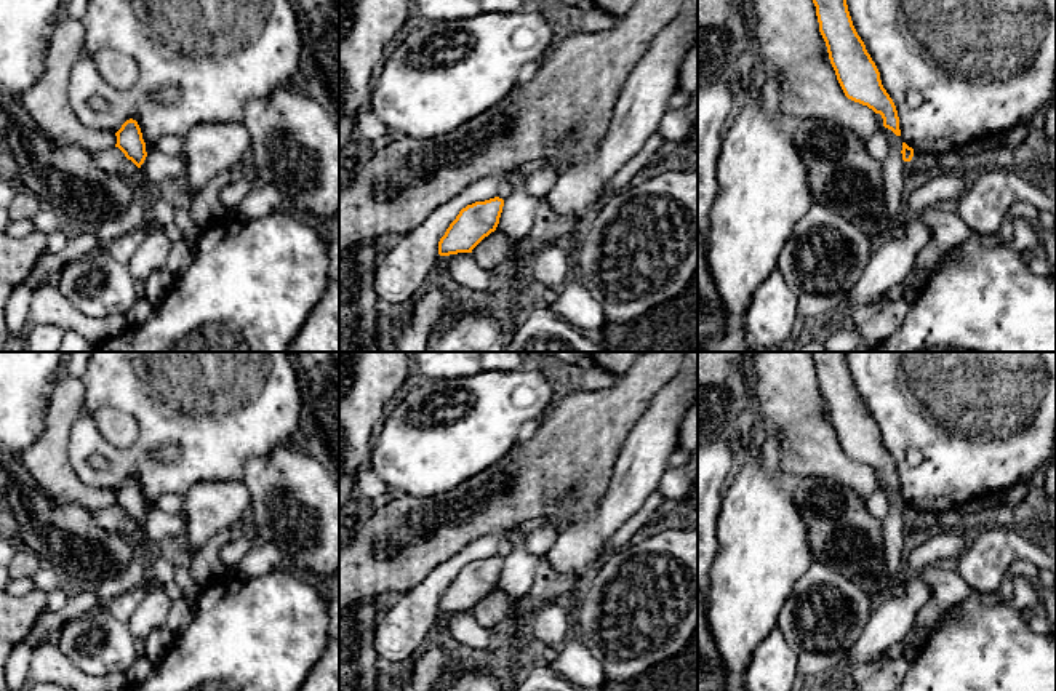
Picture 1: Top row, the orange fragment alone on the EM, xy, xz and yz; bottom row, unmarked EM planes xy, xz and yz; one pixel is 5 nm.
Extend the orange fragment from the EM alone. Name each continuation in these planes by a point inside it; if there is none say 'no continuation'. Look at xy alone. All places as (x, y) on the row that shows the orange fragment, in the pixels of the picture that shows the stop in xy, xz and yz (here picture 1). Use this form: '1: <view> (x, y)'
no continuation

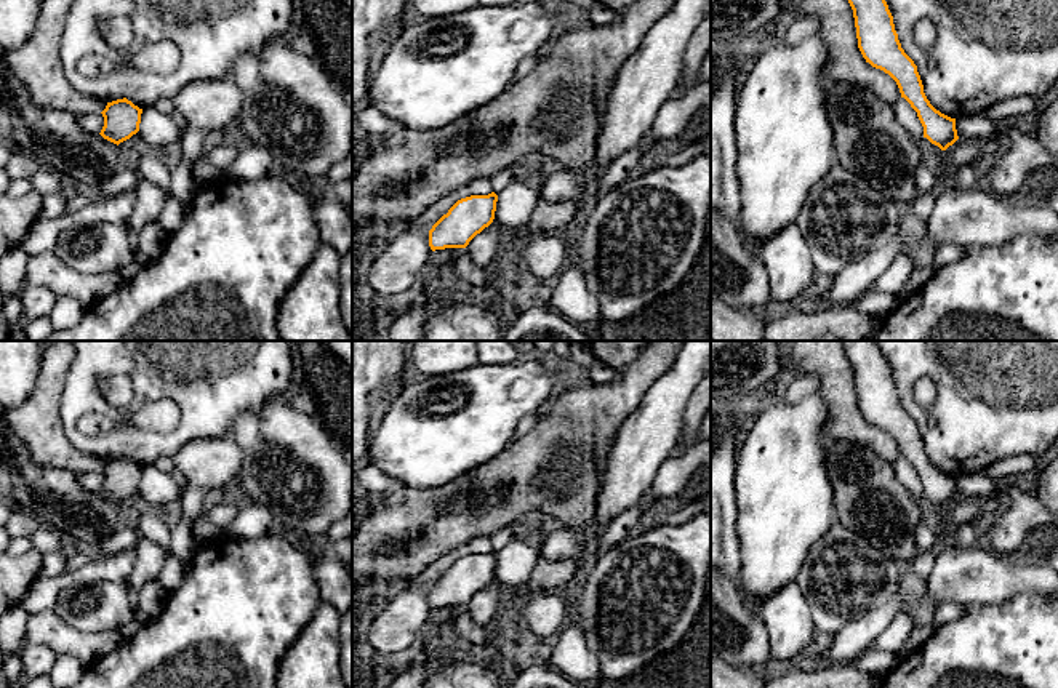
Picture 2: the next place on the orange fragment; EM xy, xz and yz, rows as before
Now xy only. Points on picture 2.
no continuation

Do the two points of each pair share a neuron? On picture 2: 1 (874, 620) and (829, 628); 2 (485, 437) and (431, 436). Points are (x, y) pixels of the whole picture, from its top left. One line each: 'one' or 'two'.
1: two
2: one

